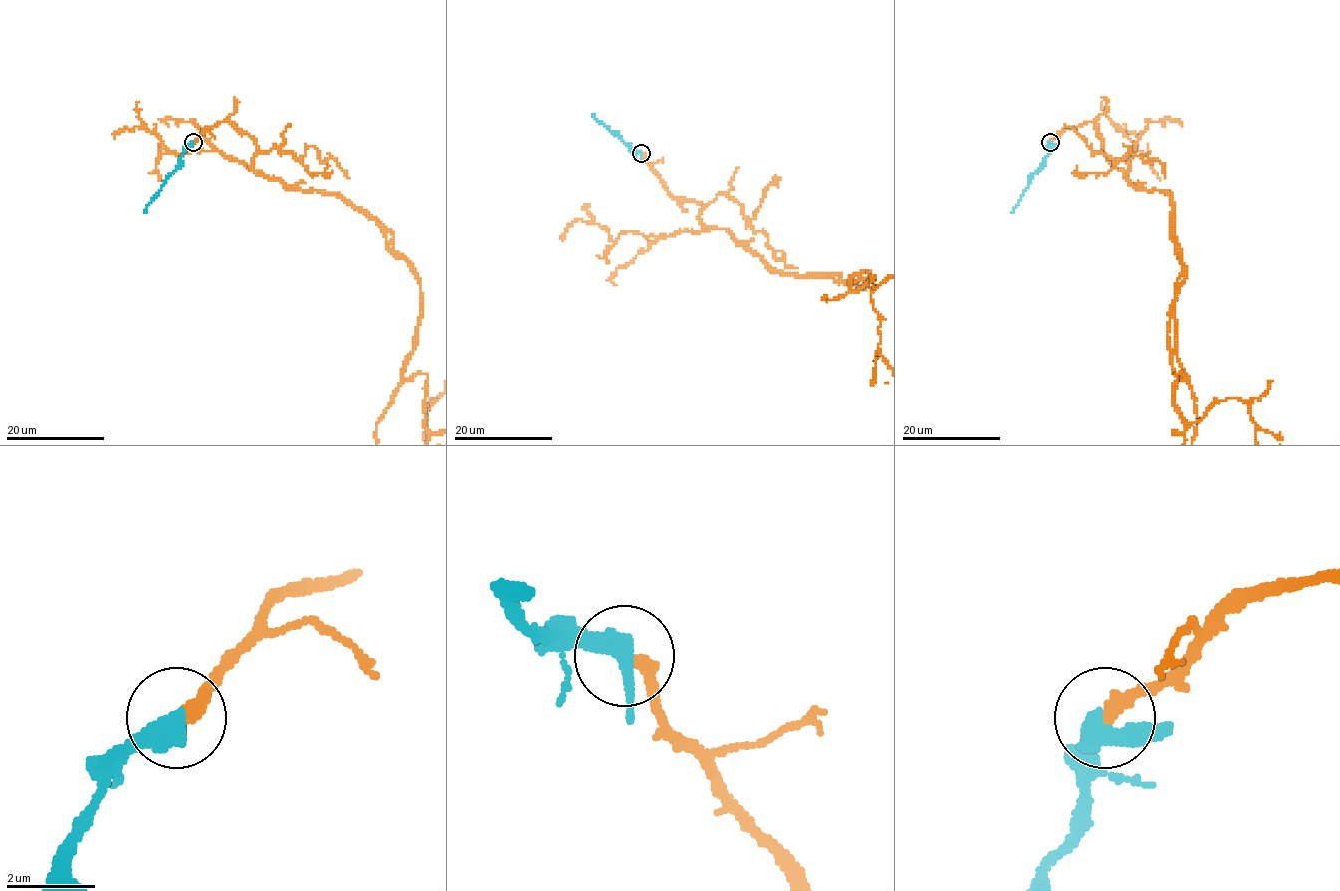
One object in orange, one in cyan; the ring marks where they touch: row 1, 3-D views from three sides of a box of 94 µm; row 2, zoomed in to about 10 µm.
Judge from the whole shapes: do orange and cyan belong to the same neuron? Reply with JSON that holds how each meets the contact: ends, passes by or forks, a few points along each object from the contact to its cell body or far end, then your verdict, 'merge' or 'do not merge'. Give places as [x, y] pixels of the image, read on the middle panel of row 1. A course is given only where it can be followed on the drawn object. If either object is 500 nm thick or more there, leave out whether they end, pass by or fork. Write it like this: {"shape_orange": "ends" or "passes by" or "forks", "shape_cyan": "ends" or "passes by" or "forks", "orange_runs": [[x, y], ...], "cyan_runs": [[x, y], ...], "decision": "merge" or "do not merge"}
{"shape_orange": "ends", "shape_cyan": "passes by", "cyan_runs": [[641, 153], [631, 151], [592, 114]], "decision": "merge"}

